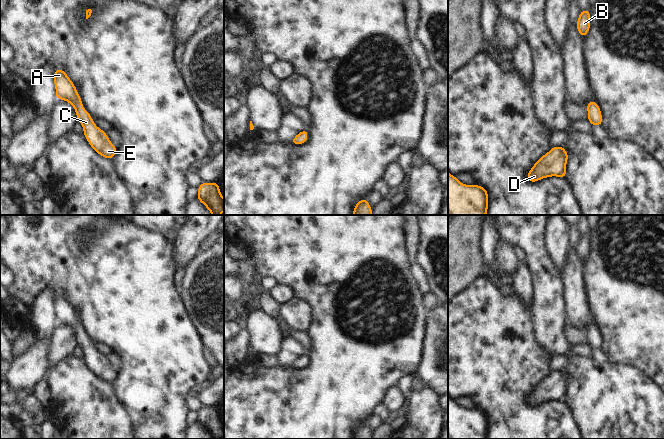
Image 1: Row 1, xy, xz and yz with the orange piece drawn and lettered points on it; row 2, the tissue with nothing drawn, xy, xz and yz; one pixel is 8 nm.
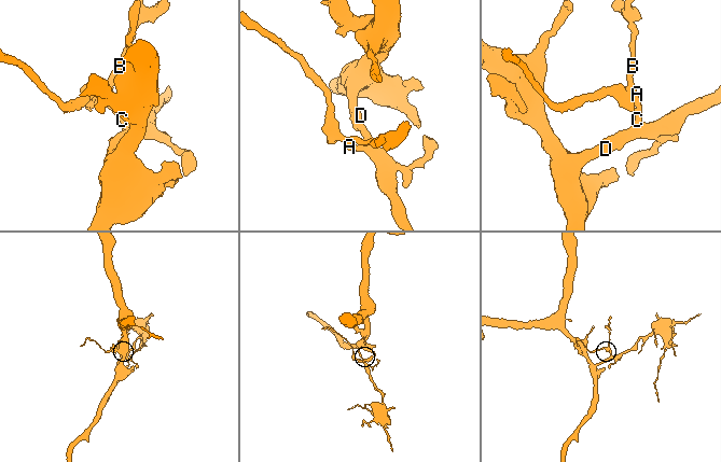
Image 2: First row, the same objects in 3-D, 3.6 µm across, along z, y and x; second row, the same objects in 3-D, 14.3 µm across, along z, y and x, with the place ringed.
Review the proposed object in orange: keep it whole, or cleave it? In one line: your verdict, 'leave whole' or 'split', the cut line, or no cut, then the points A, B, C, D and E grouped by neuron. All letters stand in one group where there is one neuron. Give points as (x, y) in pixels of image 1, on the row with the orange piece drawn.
leave whole | no cut | A B C D E

